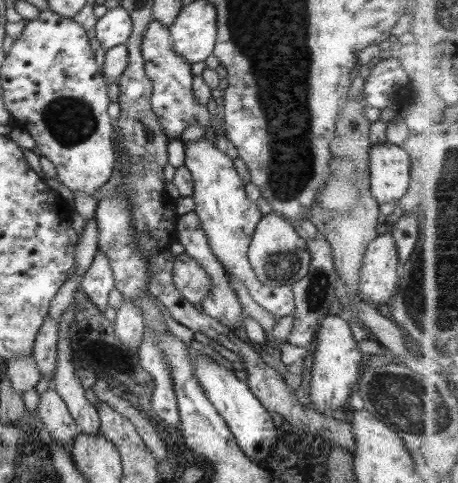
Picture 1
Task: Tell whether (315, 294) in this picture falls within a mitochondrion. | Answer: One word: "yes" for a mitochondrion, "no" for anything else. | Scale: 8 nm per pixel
yes

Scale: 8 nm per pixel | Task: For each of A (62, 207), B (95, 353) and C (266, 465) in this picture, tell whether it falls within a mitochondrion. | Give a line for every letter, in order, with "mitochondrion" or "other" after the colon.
A: other
B: other
C: other

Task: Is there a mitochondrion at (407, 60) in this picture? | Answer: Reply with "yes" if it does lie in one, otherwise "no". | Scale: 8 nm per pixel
no

